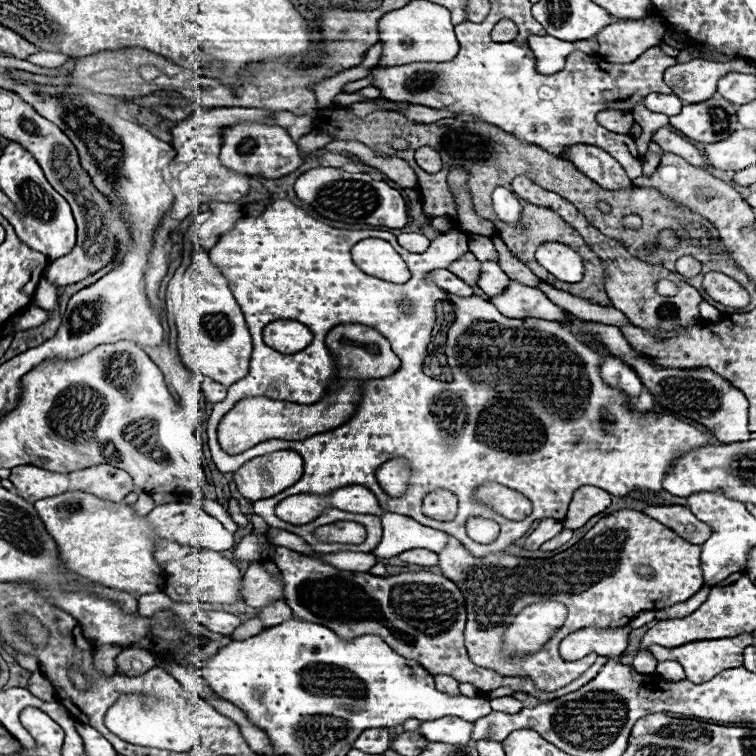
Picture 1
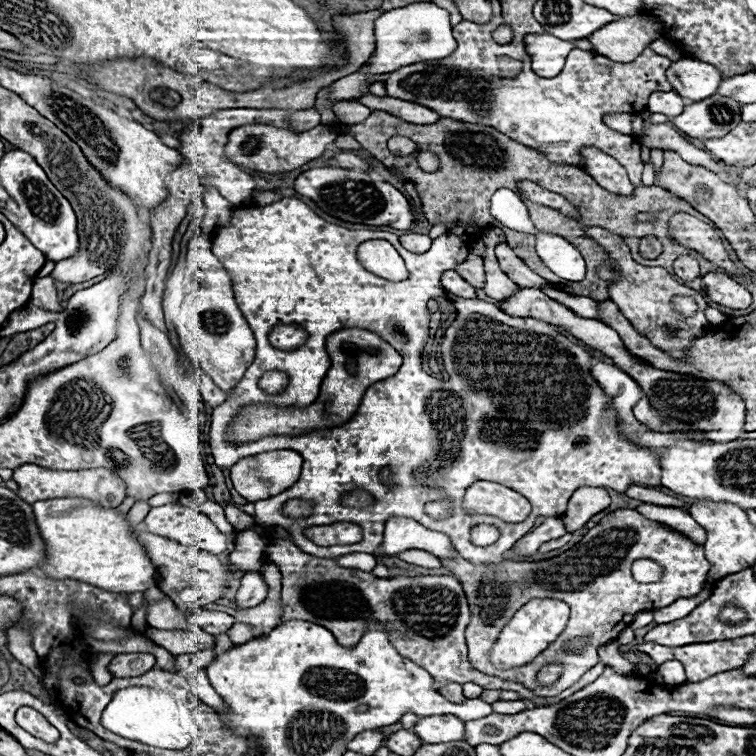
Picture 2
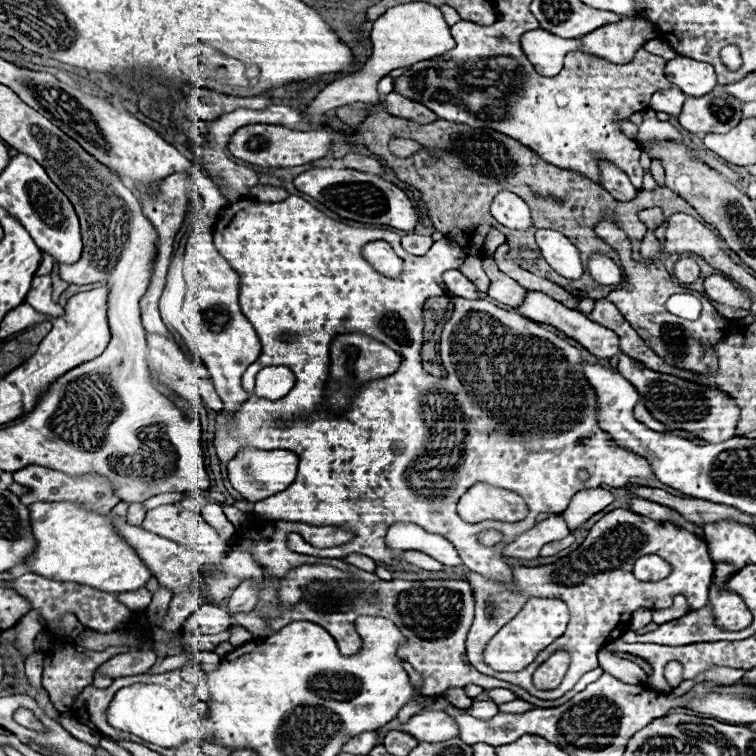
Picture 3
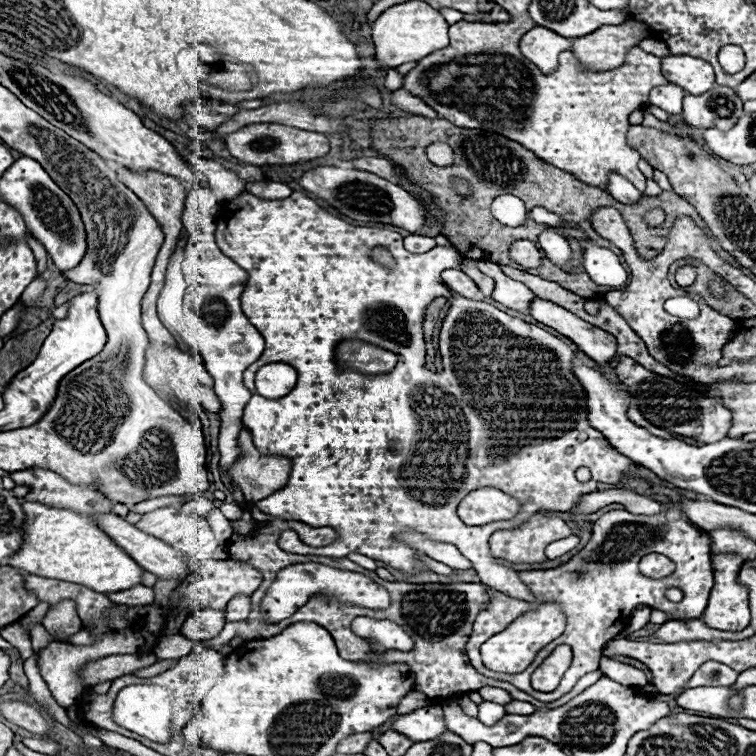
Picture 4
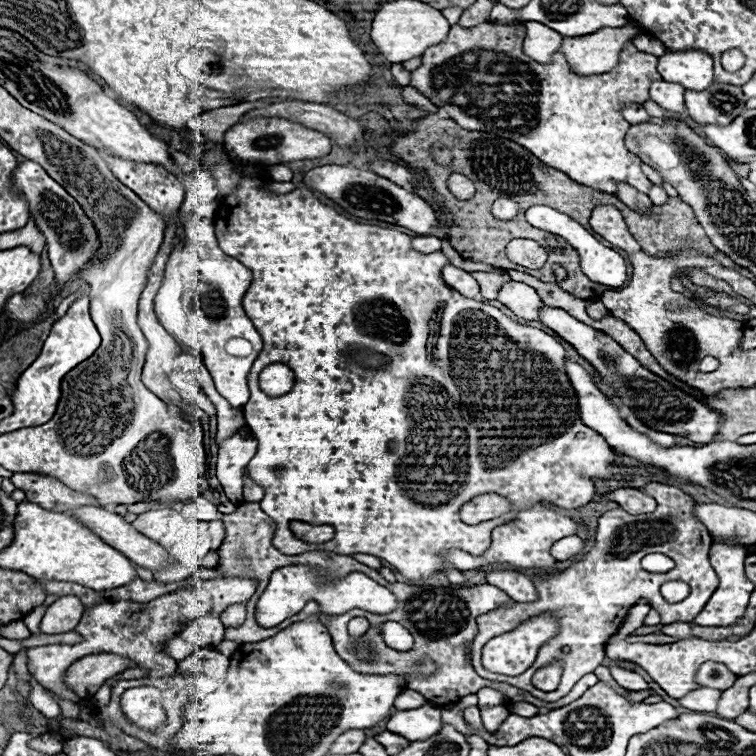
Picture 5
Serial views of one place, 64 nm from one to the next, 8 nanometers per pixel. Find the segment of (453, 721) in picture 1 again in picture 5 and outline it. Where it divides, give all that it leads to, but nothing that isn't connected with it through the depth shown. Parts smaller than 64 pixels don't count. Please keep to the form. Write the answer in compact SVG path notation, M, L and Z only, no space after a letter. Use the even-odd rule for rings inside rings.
M432 704L418 706L414 710L396 710L388 720L388 730L404 736L406 740L426 740L442 728L440 708Z

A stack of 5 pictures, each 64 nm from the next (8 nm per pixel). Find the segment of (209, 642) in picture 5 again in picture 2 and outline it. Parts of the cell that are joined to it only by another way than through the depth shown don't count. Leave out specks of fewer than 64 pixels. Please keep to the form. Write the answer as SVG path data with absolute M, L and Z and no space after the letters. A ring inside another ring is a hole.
M202 608L202 610L194 612L192 616L188 616L188 622L194 624L194 626L200 626L204 632L216 636L216 634L228 632L232 628L232 624L234 624L234 618L230 614L226 614L226 612Z

